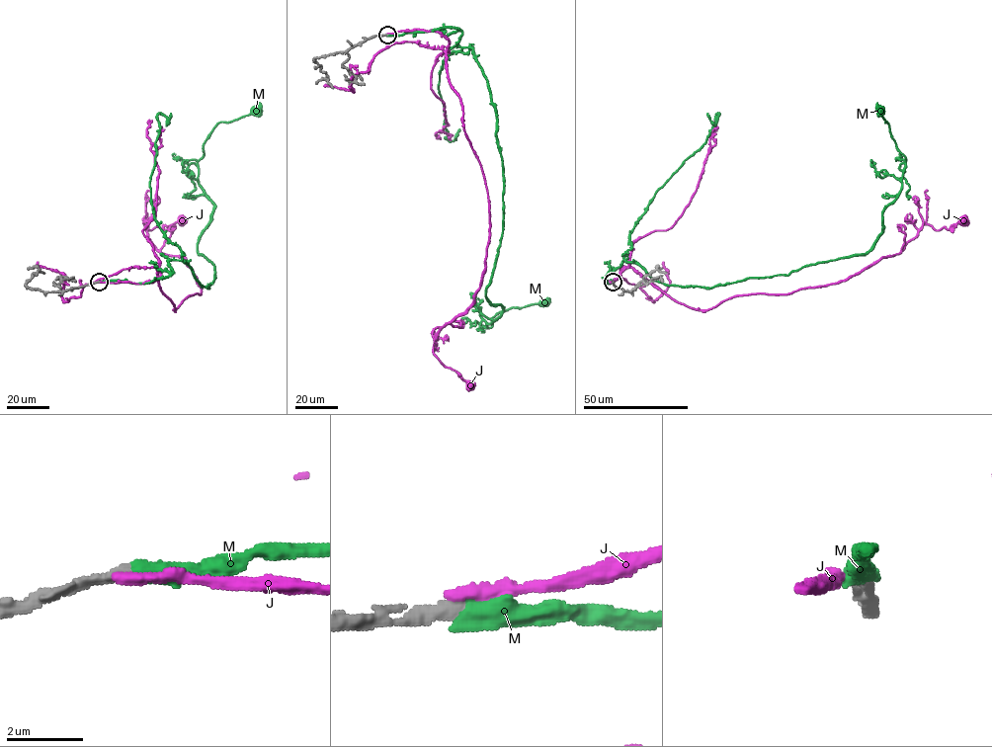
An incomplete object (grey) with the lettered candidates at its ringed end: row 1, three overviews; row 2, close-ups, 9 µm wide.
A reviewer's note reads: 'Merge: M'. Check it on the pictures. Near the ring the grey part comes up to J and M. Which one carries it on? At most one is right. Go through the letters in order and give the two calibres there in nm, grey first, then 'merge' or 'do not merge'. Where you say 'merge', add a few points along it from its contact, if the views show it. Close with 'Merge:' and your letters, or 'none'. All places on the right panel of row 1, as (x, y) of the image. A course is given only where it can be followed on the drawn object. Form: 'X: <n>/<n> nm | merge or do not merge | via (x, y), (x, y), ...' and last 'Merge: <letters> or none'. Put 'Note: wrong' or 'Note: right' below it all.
J: 400/320 nm | do not merge
M: 400/550 nm | merge | via (613, 282), (606, 276), (624, 260), (666, 285), (712, 288), (866, 253), (905, 166), (880, 111)
Merge: M
Note: right

